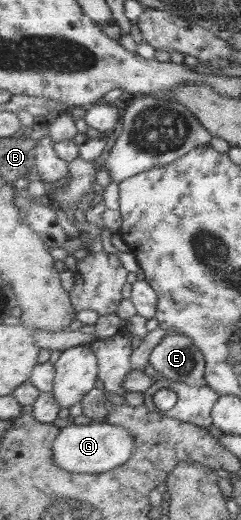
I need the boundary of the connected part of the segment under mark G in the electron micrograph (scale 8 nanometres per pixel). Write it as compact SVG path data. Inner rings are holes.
M73 422L65 426L55 443L55 461L67 475L90 476L111 471L133 454L134 436L127 428L106 423Z

